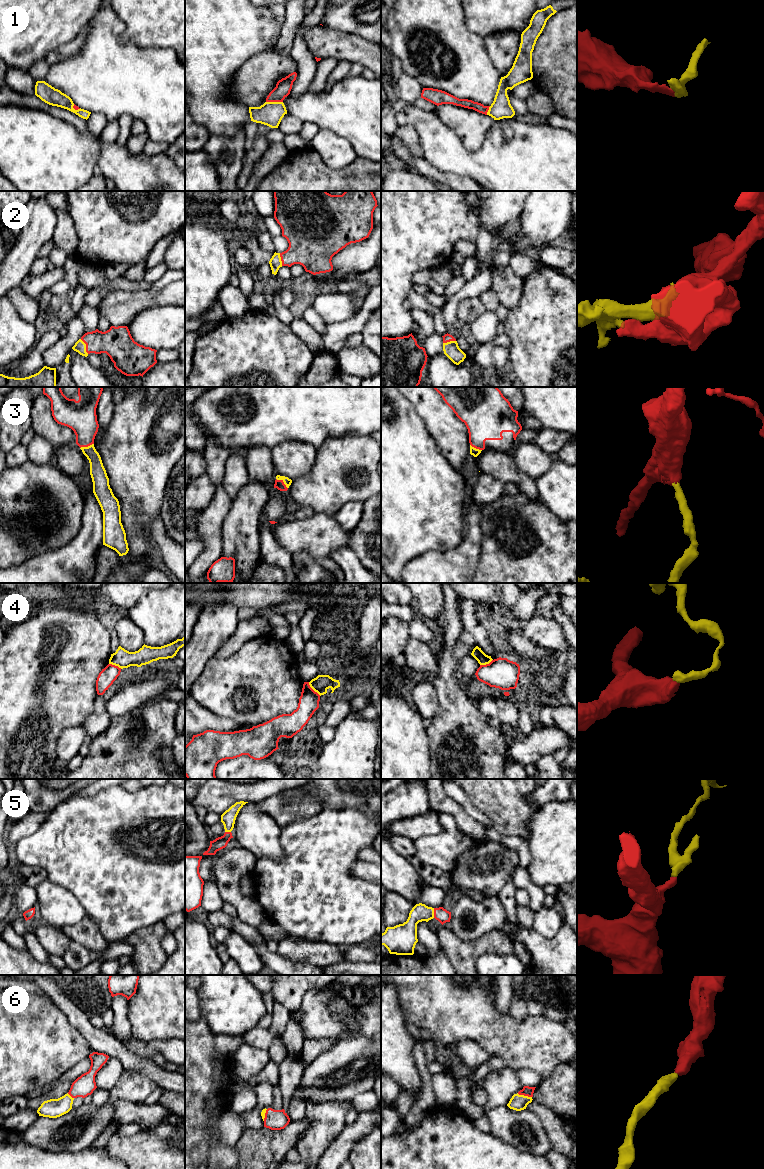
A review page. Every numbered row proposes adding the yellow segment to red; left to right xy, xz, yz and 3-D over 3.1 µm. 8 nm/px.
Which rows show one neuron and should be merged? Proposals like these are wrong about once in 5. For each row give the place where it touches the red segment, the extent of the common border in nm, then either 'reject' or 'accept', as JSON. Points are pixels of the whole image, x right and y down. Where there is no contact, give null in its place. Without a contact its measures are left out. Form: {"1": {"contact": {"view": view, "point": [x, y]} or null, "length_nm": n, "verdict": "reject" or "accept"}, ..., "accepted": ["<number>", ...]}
{"1": {"contact": {"view": "xz", "point": [274, 101]}, "length_nm": 140, "verdict": "accept"}, "2": {"contact": {"view": "xy", "point": [86, 346]}, "length_nm": 140, "verdict": "accept"}, "3": {"contact": {"view": "xz", "point": [283, 482]}, "length_nm": 130, "verdict": "accept"}, "4": {"contact": {"view": "xz", "point": [312, 689]}, "length_nm": 150, "verdict": "reject"}, "5": {"contact": {"view": "yz", "point": [434, 913]}, "length_nm": 80, "verdict": "accept"}, "6": {"contact": {"view": "yz", "point": [524, 1095]}, "length_nm": 120, "verdict": "accept"}, "accepted": ["1", "2", "3", "5", "6"]}

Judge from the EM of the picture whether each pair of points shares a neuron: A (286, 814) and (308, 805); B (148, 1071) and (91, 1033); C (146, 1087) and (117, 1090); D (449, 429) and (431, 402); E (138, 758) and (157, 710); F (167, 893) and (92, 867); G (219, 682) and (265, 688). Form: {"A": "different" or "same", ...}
{"A": "same", "B": "same", "C": "same", "D": "same", "E": "same", "F": "same", "G": "same"}

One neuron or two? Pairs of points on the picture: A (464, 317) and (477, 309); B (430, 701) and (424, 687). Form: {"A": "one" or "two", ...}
{"A": "one", "B": "one"}

